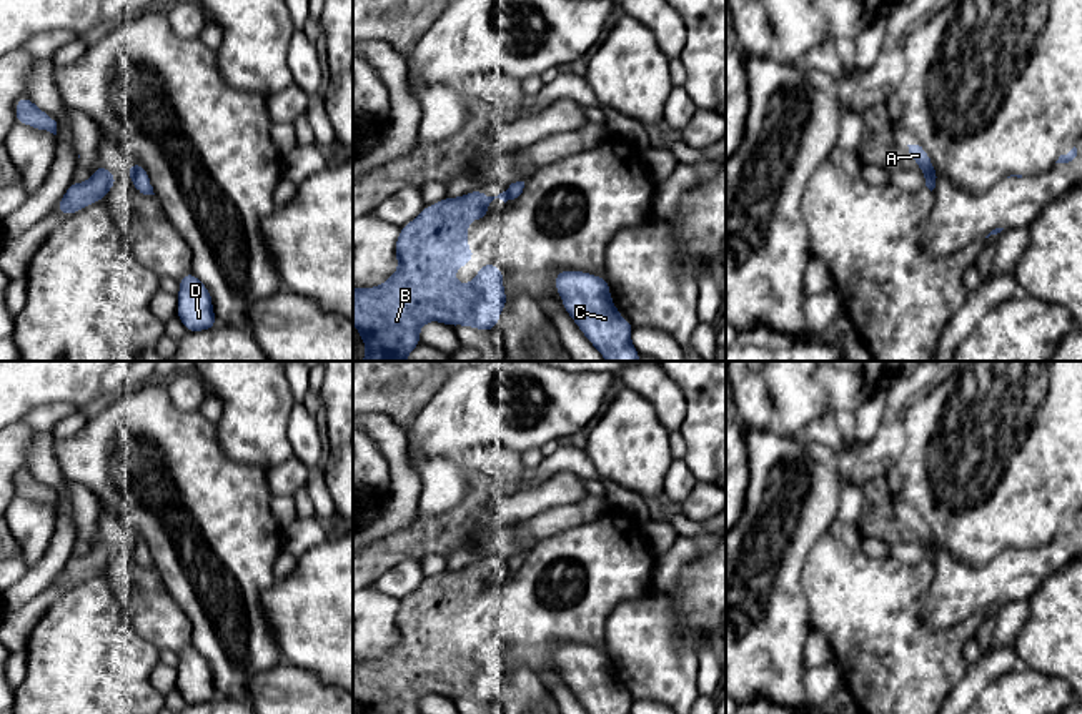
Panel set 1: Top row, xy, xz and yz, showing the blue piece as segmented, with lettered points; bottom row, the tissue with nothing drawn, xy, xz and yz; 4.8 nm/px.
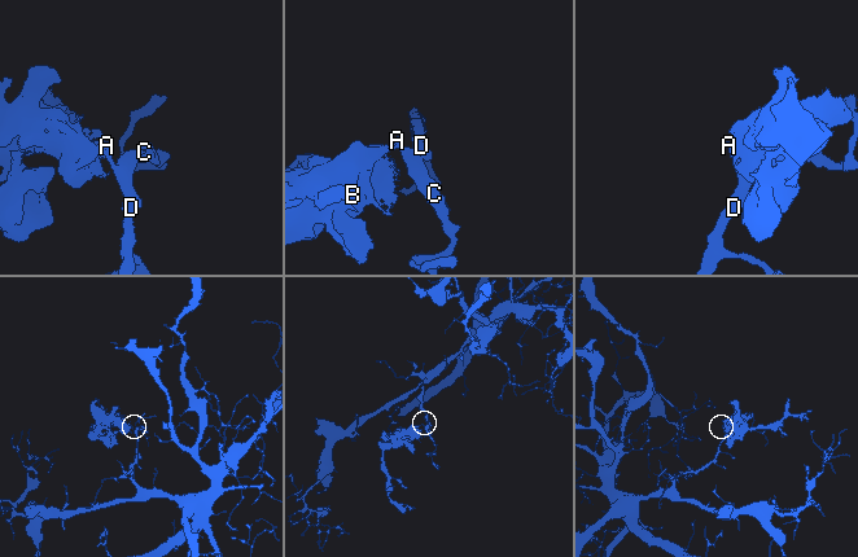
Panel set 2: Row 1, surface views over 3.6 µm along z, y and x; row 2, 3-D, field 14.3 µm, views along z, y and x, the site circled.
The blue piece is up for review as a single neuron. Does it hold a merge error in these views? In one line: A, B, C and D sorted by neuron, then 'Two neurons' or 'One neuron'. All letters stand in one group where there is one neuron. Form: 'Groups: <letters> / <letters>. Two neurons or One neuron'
Groups: A C D / B. Two neurons

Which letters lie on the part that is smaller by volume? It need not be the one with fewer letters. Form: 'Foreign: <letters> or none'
Foreign: B

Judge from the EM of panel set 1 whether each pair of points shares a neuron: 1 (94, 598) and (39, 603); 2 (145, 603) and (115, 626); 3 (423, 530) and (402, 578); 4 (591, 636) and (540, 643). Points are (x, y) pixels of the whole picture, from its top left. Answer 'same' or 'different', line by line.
1: different
2: different
3: different
4: same

